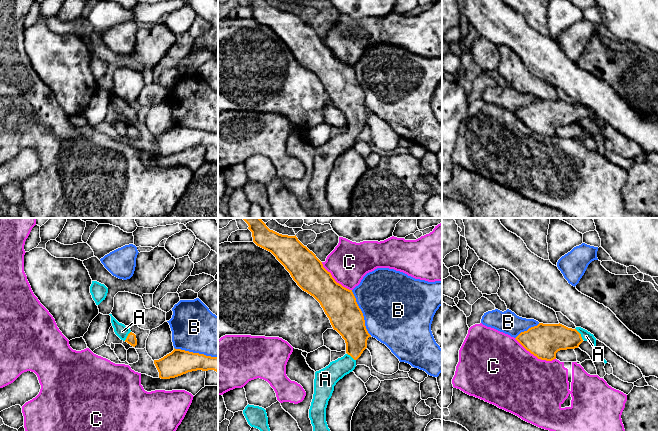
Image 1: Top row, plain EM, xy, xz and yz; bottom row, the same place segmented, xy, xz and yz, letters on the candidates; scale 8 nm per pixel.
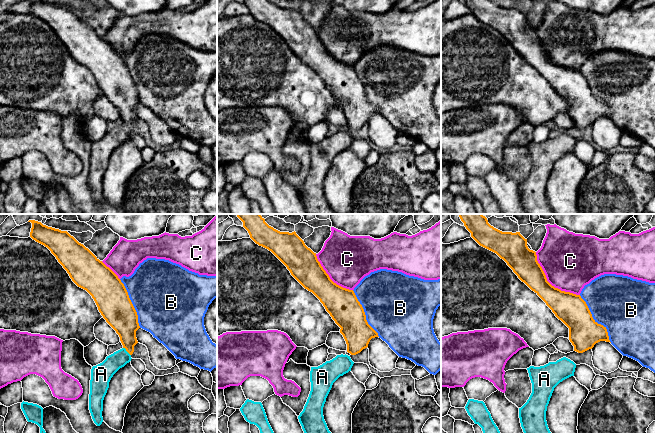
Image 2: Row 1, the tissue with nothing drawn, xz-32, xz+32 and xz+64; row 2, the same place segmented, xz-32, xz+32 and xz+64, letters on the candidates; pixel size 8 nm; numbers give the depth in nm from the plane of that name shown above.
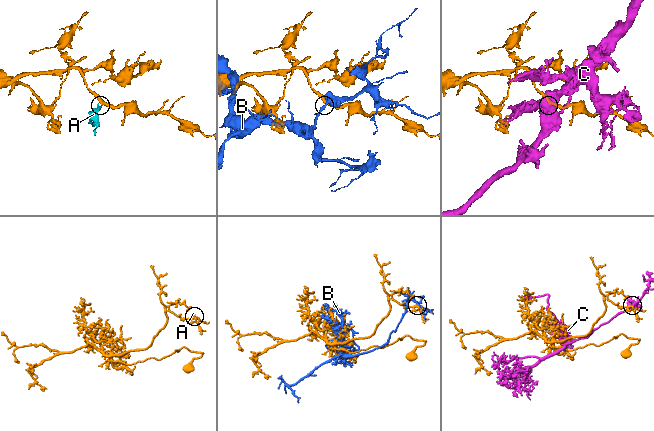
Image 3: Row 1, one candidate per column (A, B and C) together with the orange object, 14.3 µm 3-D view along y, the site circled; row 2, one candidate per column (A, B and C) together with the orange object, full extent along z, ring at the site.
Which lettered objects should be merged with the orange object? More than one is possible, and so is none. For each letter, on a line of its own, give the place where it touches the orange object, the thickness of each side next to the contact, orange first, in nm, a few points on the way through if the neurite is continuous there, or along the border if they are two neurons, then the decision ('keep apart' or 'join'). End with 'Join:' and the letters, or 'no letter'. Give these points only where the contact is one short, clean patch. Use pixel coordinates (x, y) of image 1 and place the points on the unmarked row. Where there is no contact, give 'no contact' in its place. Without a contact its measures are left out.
A: contact yz (580, 110); calibres 240 and 80 nm; way yz (550, 114), (573, 114), (580, 110), (586, 112); join
B: contact xz (362, 89); calibres 280 and 500 nm; keep apart
C: contact yz (535, 131); calibres 280 and 480 nm; keep apart
Join: A

